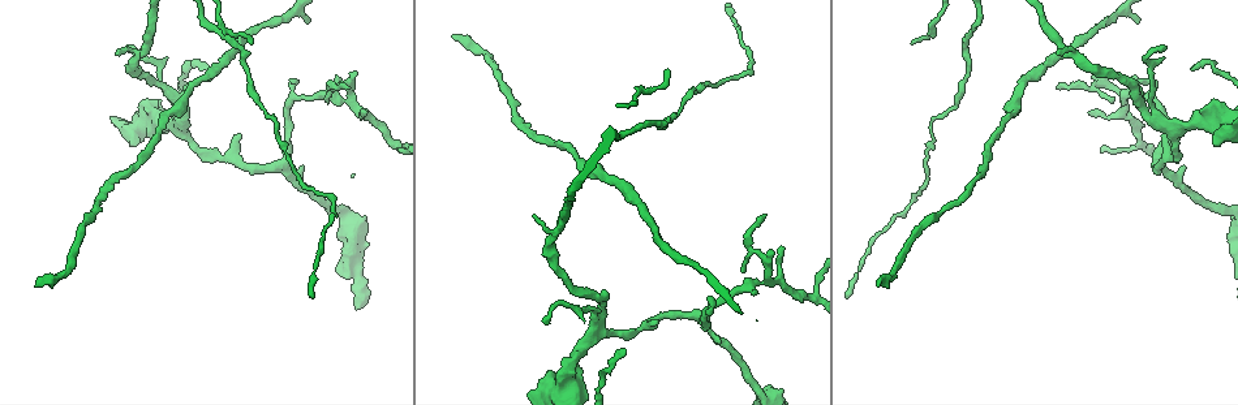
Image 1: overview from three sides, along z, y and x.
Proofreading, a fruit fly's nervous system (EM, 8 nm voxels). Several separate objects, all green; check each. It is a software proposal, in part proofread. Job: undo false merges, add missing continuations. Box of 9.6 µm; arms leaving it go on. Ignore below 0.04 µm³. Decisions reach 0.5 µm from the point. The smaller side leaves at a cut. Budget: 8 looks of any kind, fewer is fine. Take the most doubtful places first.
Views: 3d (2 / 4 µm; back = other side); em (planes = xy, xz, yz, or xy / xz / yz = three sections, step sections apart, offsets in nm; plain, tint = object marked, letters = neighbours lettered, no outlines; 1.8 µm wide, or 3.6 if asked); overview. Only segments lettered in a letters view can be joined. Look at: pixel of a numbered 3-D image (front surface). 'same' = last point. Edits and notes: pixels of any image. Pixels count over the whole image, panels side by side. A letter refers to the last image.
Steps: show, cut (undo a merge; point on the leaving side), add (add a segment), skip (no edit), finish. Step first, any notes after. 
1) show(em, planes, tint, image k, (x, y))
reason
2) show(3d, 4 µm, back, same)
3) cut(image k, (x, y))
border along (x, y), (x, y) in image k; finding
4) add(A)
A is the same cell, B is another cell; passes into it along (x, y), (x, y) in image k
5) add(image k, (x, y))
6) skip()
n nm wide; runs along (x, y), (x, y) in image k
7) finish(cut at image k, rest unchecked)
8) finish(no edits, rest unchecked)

show(3d, 4 µm, image 1, (184, 87))
branch stops here

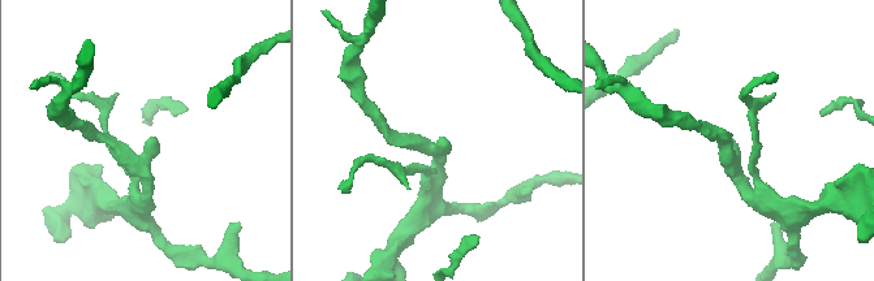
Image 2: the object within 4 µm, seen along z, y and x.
show(em, 3.6 µm, planes, tint, image 2, (150, 137))
shape alone is not enough

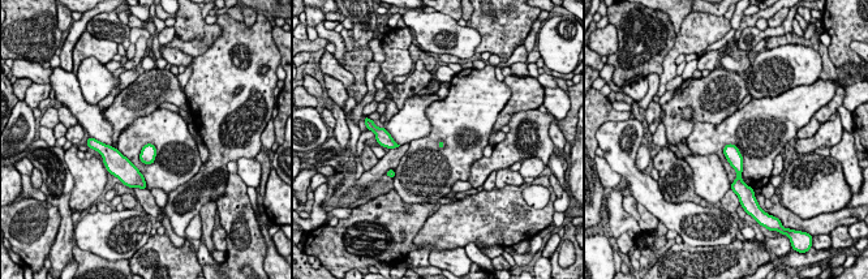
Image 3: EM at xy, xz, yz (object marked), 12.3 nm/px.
show(em, 3.6 µm, planes, letters, same)

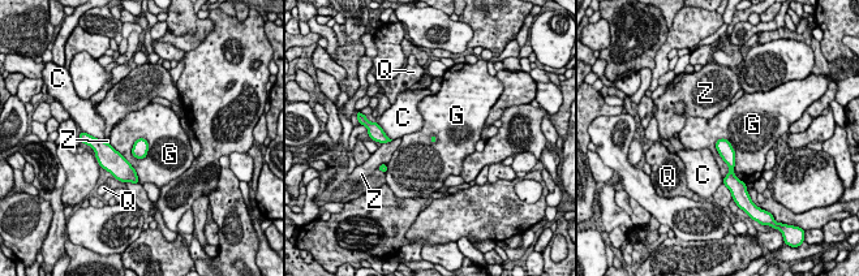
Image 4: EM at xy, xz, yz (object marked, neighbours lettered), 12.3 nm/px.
skip()
C, G, Q and Z are other cells; border along (717, 138), (718, 155), (741, 180) in image 4; no lettered segment goes on from it

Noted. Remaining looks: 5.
show(em, 3.6 µm, planes, letters, image 1, (876, 285))
tapers out

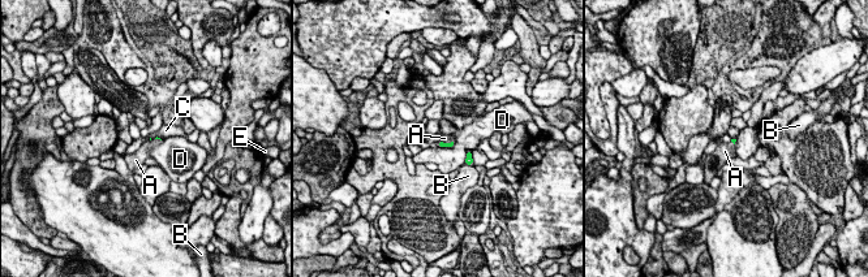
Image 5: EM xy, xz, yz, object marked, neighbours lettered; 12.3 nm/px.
add(A)
D touches over 220 nm; A is the same cell, B, C, D and E are other cells; passes into it along (439, 143), (447, 143), (445, 138) in image 5; the cell continues

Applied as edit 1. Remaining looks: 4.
show(overview)
see it whole again

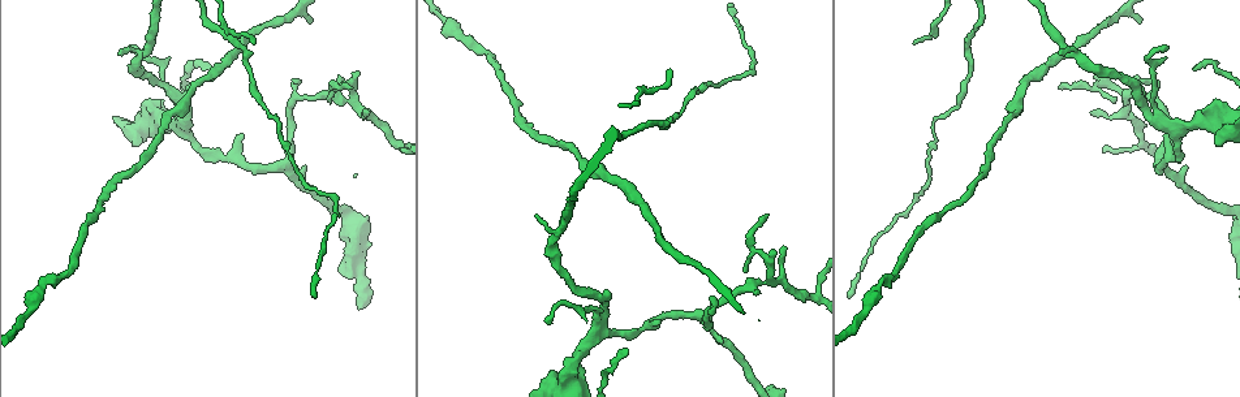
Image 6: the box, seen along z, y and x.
show(3d, 4 µm, image 6, (1143, 18))
thin end

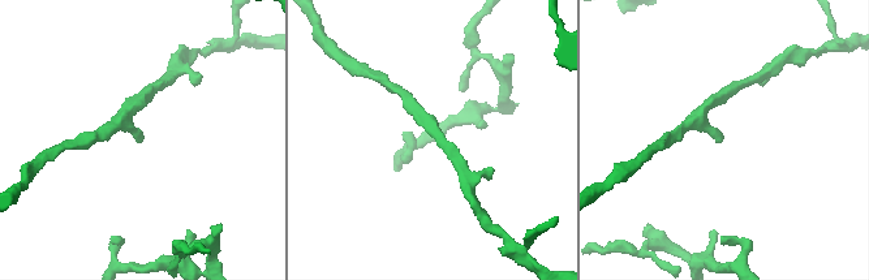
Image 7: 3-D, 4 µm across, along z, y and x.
show(em, planes, letters, image 7, (142, 137))

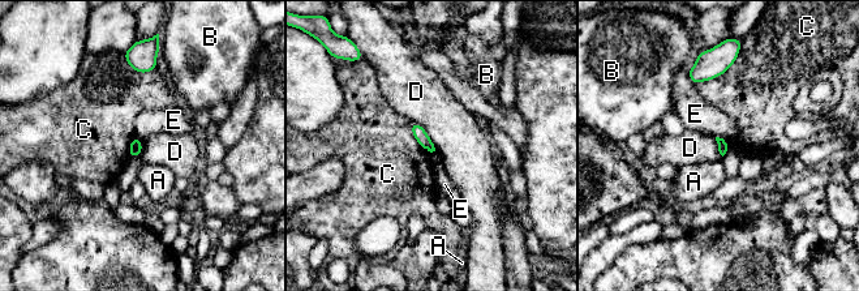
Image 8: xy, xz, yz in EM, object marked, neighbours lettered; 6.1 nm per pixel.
skip()
C touches over 320 nm; A, B, C, D and E are other cells; border along (412, 120), (422, 127), (436, 150) in image 8; none of them fits

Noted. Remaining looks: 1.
finish(add at image 5, rest unchecked)

